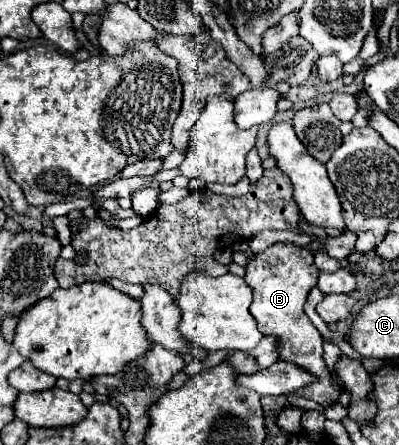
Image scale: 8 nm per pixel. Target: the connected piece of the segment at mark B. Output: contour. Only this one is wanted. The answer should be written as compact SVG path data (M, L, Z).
M288 242L272 244L270 248L248 256L244 278L246 278L248 286L252 286L252 290L254 290L254 302L250 306L250 312L256 318L260 332L278 336L280 358L292 360L294 364L308 370L310 374L316 374L320 378L320 384L324 384L324 386L310 386L310 388L302 390L300 394L310 396L312 400L320 402L322 406L330 406L338 398L340 392L336 388L332 388L330 372L322 360L322 336L302 310L302 306L308 298L308 292L318 282L318 270L314 266L312 252L304 246L296 246L296 244L288 244Z

